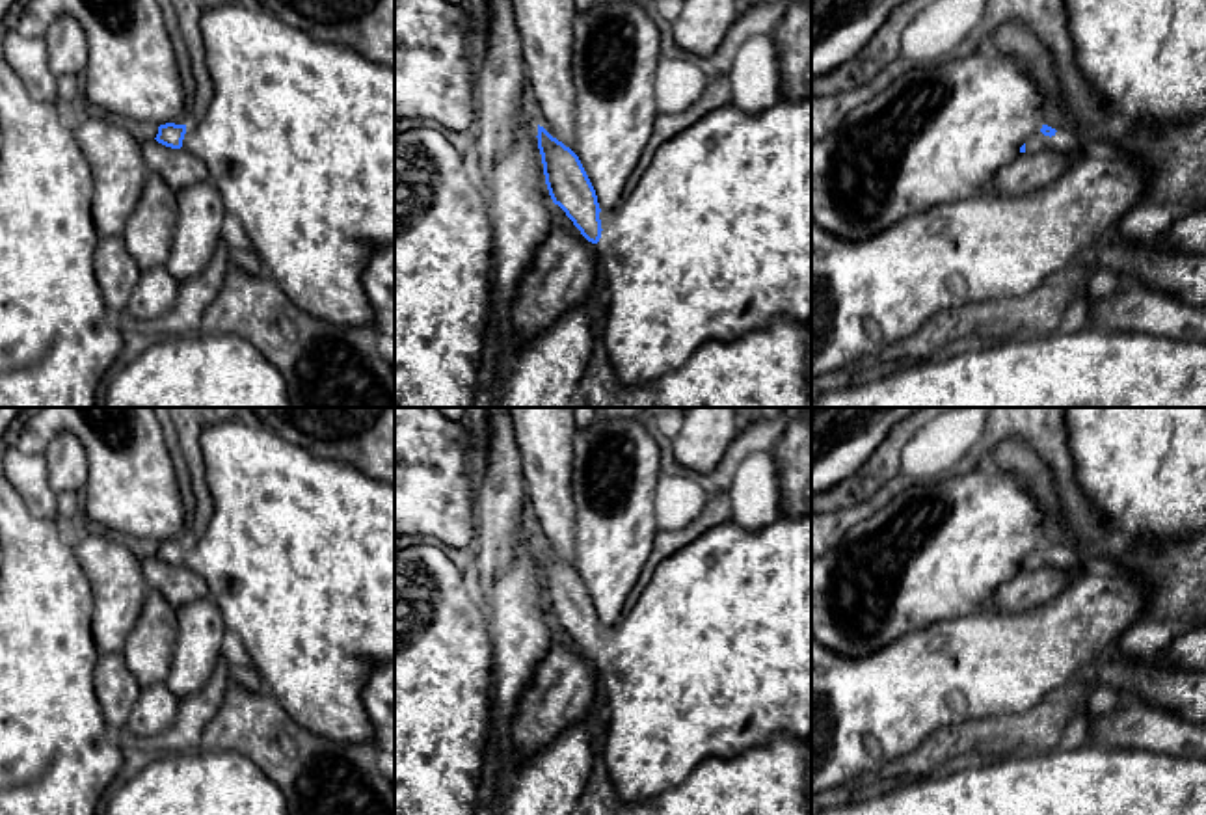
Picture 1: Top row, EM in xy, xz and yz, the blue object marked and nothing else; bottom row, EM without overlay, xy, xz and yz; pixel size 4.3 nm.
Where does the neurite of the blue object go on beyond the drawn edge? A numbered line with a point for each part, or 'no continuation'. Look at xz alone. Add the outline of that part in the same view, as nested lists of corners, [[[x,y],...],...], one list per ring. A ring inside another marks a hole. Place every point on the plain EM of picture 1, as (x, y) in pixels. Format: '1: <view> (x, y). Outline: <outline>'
1: xz (713, 657). Outline: [[[811,514],[780,515],[770,525],[748,530],[731,519],[709,528],[696,541],[661,562],[638,599],[627,607],[623,616],[609,627],[599,629],[601,655],[596,661],[601,683],[601,701],[607,709],[607,742],[603,761],[607,765],[616,796],[631,806],[650,802],[683,783],[690,772],[707,759],[733,759],[743,752],[761,746],[776,733],[787,733],[808,741],[811,735]]]

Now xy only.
1: xy (298, 555). Outline: [[[240,417],[207,426],[201,452],[214,514],[205,534],[186,543],[182,566],[205,579],[227,631],[242,640],[261,675],[261,688],[300,726],[339,742],[374,742],[363,687],[378,666],[395,662],[395,486],[316,458]]]

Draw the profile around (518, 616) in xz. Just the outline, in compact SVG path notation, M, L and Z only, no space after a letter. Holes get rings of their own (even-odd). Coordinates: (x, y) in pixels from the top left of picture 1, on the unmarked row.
M530 517L517 525L512 554L482 595L482 608L493 642L491 722L501 744L501 780L493 815L510 811L510 798L519 772L519 757L512 744L512 718L532 683L540 662L551 649L549 612L538 540Z

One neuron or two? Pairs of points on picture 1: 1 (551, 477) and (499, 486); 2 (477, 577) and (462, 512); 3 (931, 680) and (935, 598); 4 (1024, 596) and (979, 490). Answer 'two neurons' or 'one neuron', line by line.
1: two neurons
2: two neurons
3: two neurons
4: two neurons

